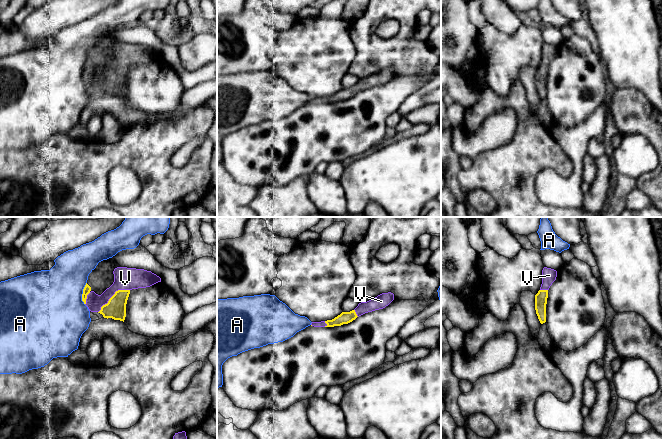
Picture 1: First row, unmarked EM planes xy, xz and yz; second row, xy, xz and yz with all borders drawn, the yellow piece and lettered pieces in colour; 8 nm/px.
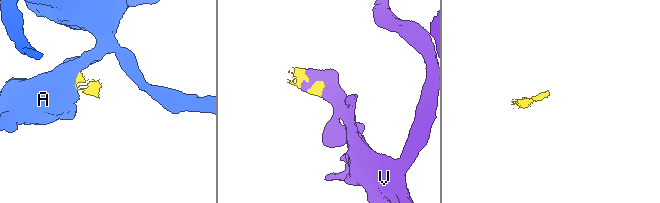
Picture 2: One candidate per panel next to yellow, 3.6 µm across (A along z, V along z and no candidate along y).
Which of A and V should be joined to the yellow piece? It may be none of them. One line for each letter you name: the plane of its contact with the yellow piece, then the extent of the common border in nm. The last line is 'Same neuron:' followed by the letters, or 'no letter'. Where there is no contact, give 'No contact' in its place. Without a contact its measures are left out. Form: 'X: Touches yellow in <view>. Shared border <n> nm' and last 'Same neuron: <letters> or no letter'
V: Touches yellow in xy. Shared border 320 nm
Same neuron: V

